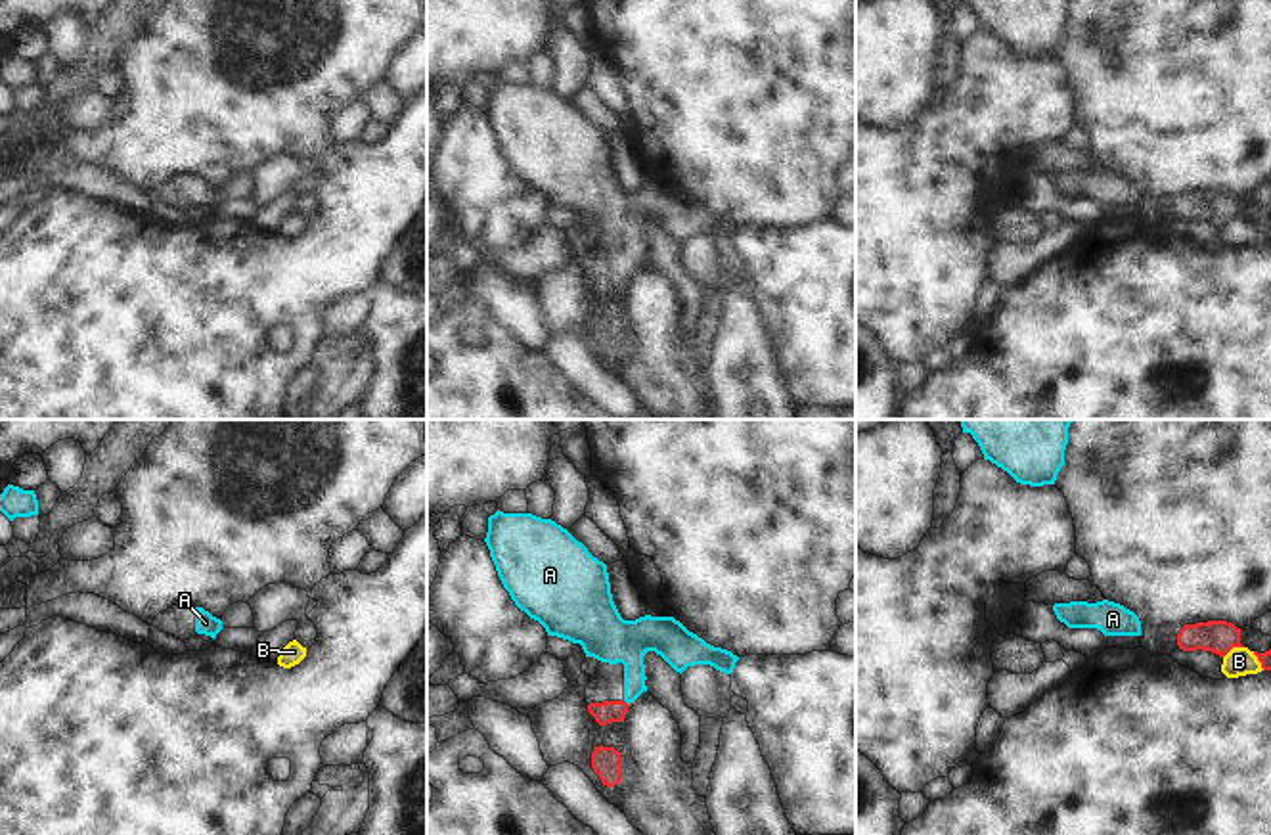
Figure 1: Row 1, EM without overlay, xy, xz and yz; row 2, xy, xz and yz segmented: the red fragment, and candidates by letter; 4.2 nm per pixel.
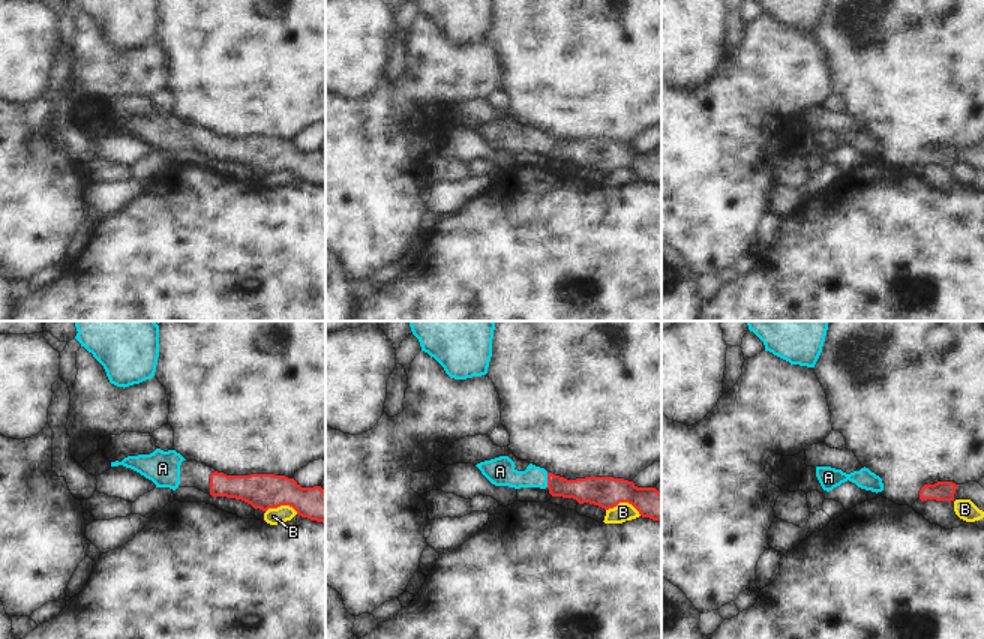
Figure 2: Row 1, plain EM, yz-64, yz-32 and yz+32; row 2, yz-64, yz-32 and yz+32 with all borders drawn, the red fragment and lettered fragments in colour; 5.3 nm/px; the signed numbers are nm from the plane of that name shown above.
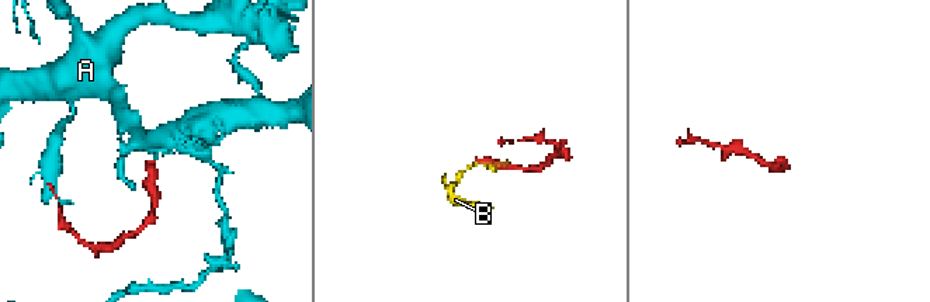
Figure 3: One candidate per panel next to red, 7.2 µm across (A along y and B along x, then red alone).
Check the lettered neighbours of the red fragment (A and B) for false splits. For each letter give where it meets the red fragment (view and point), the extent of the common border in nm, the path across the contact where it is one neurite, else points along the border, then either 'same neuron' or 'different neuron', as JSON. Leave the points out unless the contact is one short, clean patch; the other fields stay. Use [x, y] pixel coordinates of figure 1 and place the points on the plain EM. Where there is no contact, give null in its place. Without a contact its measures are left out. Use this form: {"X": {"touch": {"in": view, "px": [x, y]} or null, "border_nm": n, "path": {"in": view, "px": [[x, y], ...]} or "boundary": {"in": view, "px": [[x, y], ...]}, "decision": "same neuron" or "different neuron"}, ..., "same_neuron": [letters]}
{"A": {"touch": {"in": "xz", "px": [626, 274]}, "border_nm": 40, "path": {"in": "xz", "px": [[609, 282], [626, 274], [626, 215]]}, "decision": "same neuron"}, "B": {"touch": {"in": "yz", "px": [1233, 217]}, "border_nm": 100, "boundary": {"in": "yz", "px": [[1243, 217], [1235, 217], [1224, 228]]}, "decision": "different neuron"}, "same_neuron": ["A"]}

